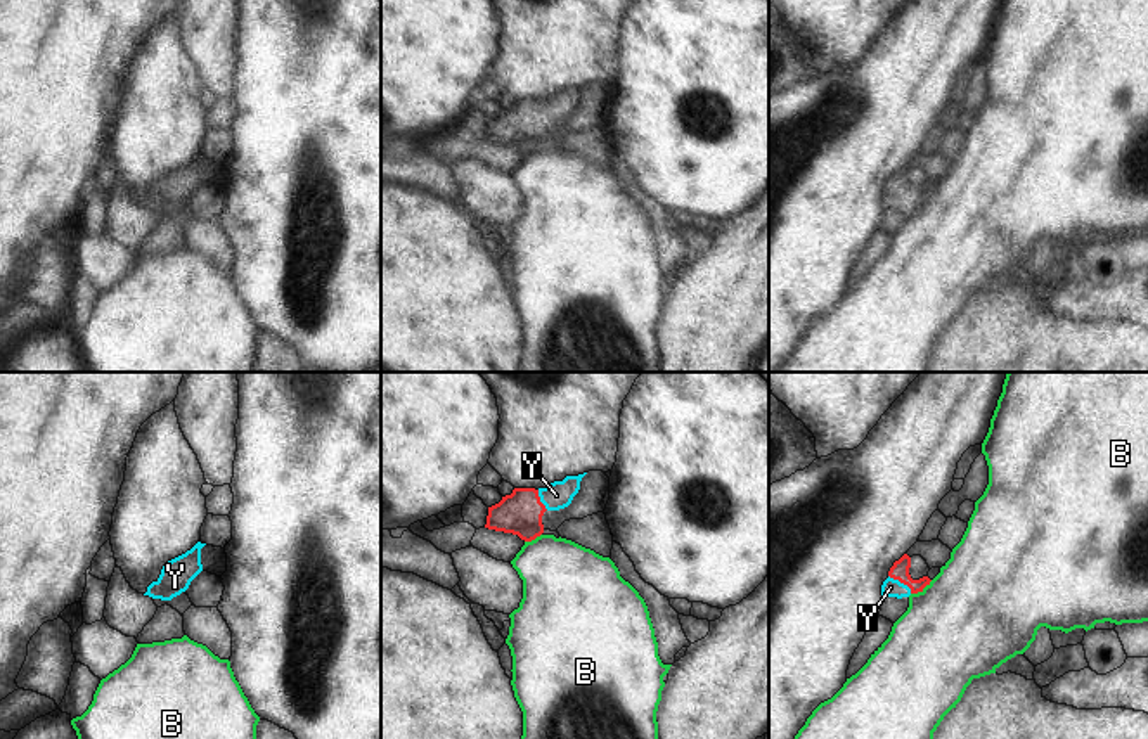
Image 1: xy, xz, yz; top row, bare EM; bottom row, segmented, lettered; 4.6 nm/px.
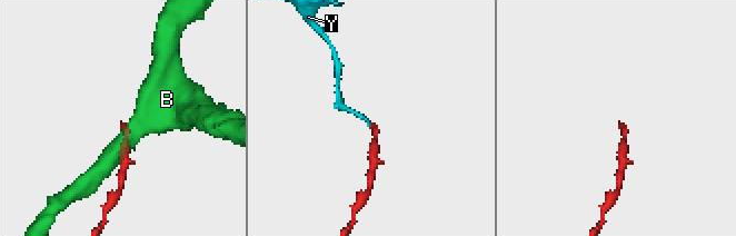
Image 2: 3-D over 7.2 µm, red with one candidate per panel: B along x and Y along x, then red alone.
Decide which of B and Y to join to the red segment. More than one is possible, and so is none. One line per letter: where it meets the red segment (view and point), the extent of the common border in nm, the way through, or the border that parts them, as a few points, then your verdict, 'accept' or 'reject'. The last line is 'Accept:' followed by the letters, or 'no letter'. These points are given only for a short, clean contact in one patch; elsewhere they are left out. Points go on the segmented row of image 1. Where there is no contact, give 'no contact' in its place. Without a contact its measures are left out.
B: contact yz (922, 589); length 120 nm; border yz (932, 580), (911, 594); reject
Y: contact yz (901, 582); length 140 nm; way yz (899, 571), (901, 582), (890, 587); accept
Accept: Y

